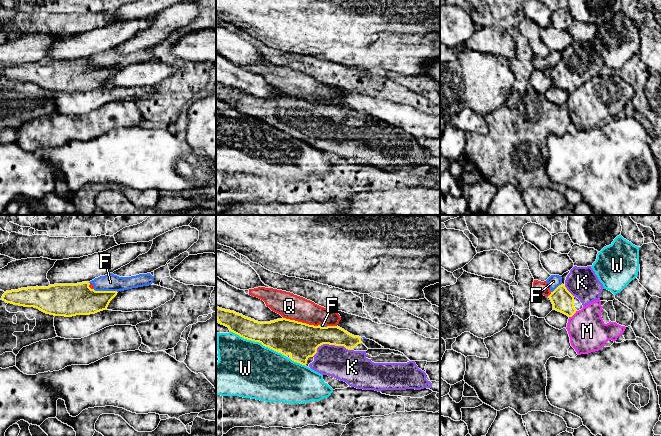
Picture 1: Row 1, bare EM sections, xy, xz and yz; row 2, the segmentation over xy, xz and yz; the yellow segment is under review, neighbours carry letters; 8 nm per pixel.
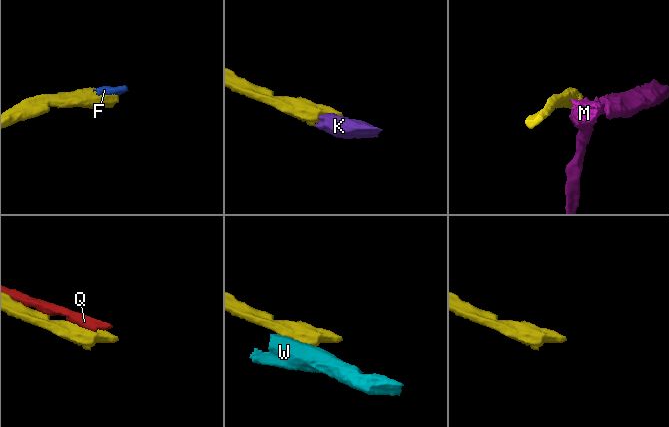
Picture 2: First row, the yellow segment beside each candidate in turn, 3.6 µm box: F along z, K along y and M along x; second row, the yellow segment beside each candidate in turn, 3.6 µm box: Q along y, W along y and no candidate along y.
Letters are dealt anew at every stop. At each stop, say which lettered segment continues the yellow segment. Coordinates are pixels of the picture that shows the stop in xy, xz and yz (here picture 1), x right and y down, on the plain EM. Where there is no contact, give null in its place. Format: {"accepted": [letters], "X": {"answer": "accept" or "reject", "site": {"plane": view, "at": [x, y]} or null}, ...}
{"accepted": ["K"], "F": {"answer": "reject", "site": {"plane": "xy", "at": [105, 67]}}, "K": {"answer": "accept", "site": {"plane": "xz", "at": [330, 120]}}, "M": {"answer": "reject", "site": {"plane": "yz", "at": [573, 90]}}, "Q": {"answer": "reject", "site": {"plane": "xz", "at": [301, 98]}}, "W": {"answer": "reject", "site": {"plane": "xz", "at": [254, 117]}}}

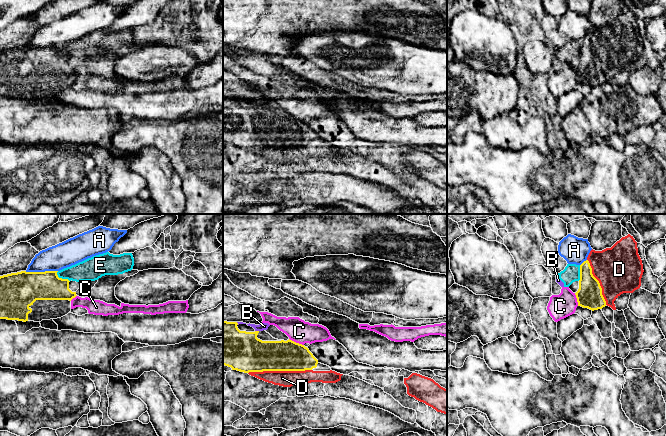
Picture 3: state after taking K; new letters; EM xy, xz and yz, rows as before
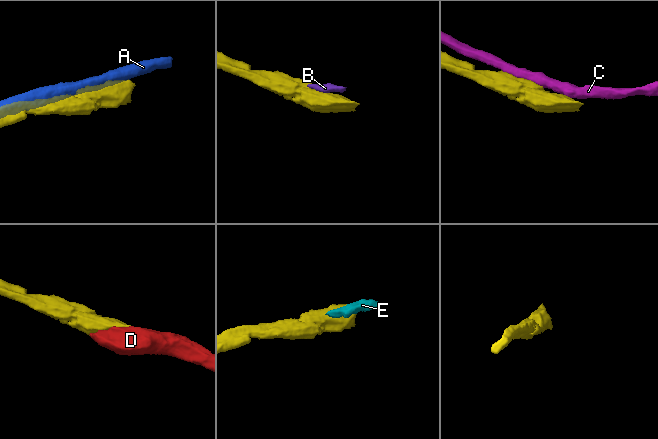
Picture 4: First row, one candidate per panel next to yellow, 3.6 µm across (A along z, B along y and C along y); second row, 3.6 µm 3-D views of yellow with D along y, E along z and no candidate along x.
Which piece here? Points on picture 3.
{"accepted": ["D"], "A": {"answer": "reject", "site": {"plane": "xy", "at": [41, 48]}}, "B": {"answer": "reject", "site": {"plane": "xz", "at": [257, 107]}}, "C": {"answer": "reject", "site": {"plane": "xz", "at": [295, 118]}}, "D": {"answer": "accept", "site": {"plane": "xz", "at": [279, 146]}}, "E": {"answer": "reject", "site": {"plane": "xy", "at": [61, 54]}}}

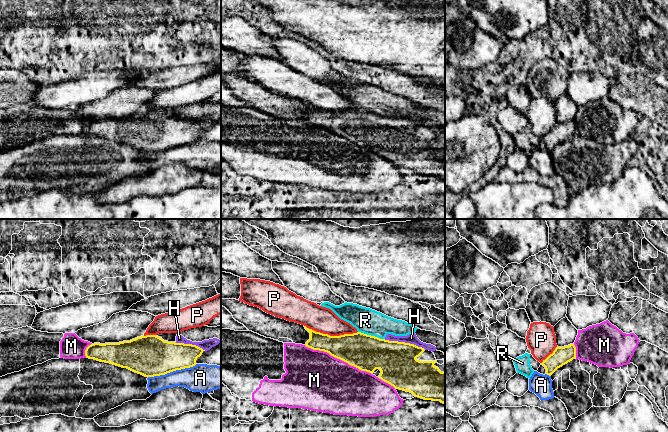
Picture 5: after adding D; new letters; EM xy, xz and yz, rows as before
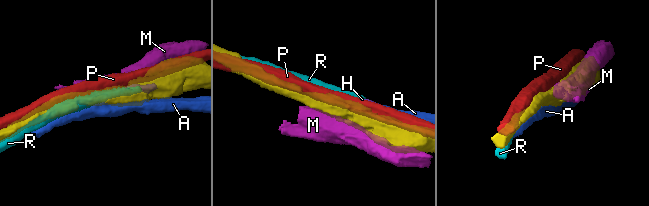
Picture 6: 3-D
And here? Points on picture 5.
{"accepted": [], "A": {"answer": "reject", "site": {"plane": "xy", "at": [172, 147]}}, "H": {"answer": "reject", "site": {"plane": "xz", "at": [404, 118]}}, "M": {"answer": "reject", "site": {"plane": "xz", "at": [338, 134]}}, "P": {"answer": "reject", "site": {"plane": "xz", "at": [331, 112]}}, "R": {"answer": "reject", "site": {"plane": "xz", "at": [370, 111]}}}

